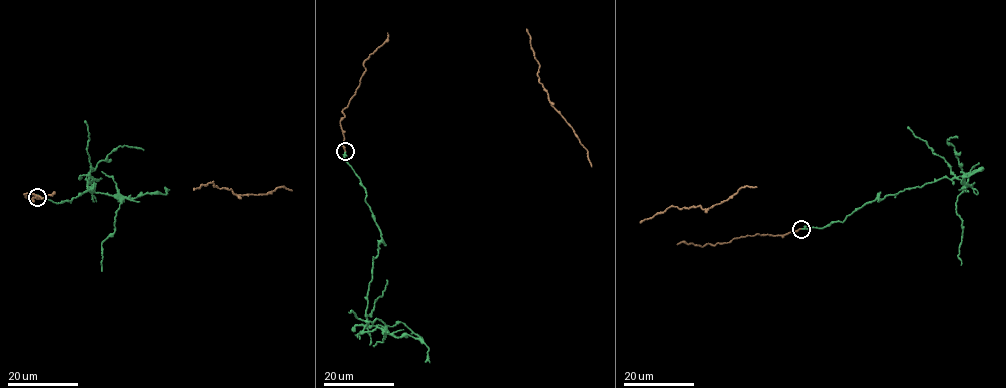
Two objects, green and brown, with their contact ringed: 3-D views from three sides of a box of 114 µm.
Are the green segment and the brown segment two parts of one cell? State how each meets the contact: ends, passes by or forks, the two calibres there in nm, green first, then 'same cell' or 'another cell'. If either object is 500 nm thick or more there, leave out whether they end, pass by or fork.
green passes by | brown ends | 170/180 nm | another cell

